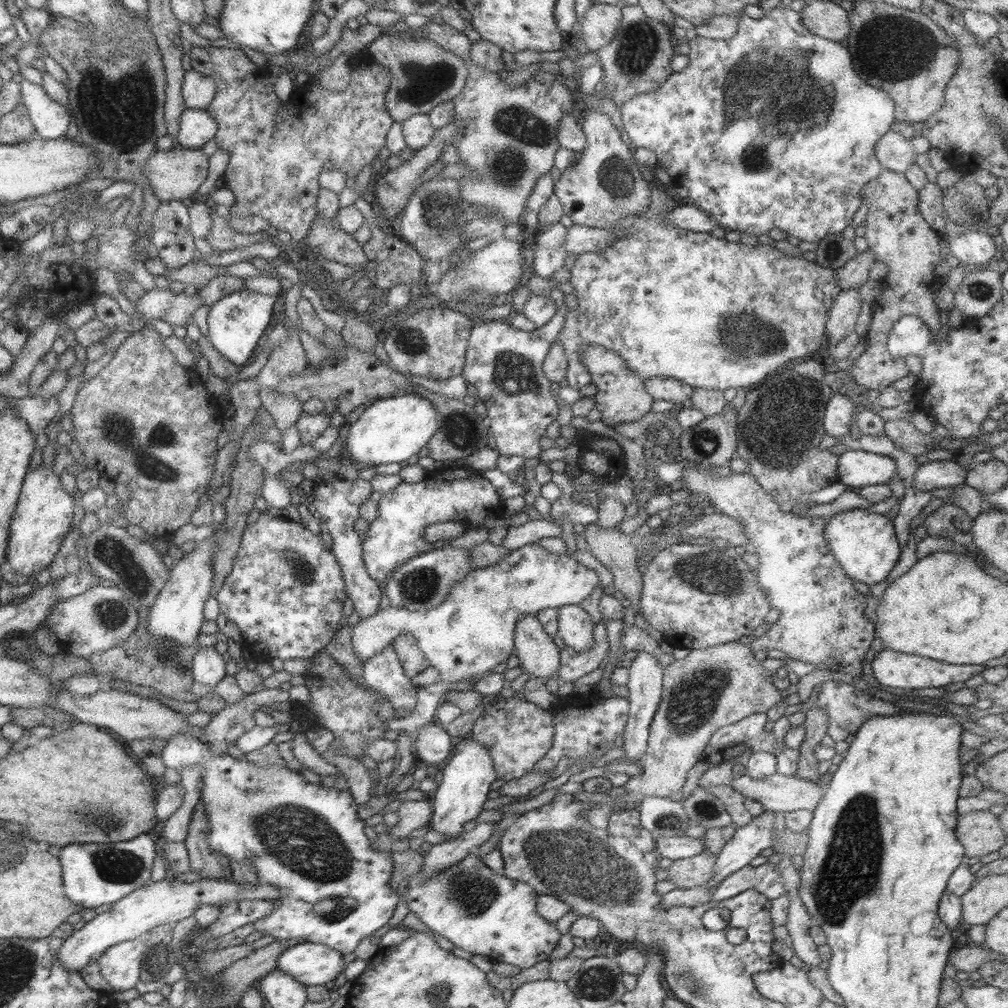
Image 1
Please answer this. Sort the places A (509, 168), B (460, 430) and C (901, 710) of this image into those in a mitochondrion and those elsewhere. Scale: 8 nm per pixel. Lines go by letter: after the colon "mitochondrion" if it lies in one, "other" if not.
A: mitochondrion
B: mitochondrion
C: other

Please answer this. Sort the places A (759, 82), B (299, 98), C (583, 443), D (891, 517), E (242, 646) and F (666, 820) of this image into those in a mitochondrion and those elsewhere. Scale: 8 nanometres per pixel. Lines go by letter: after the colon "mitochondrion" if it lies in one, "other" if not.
A: mitochondrion
B: other
C: other
D: other
E: other
F: mitochondrion

